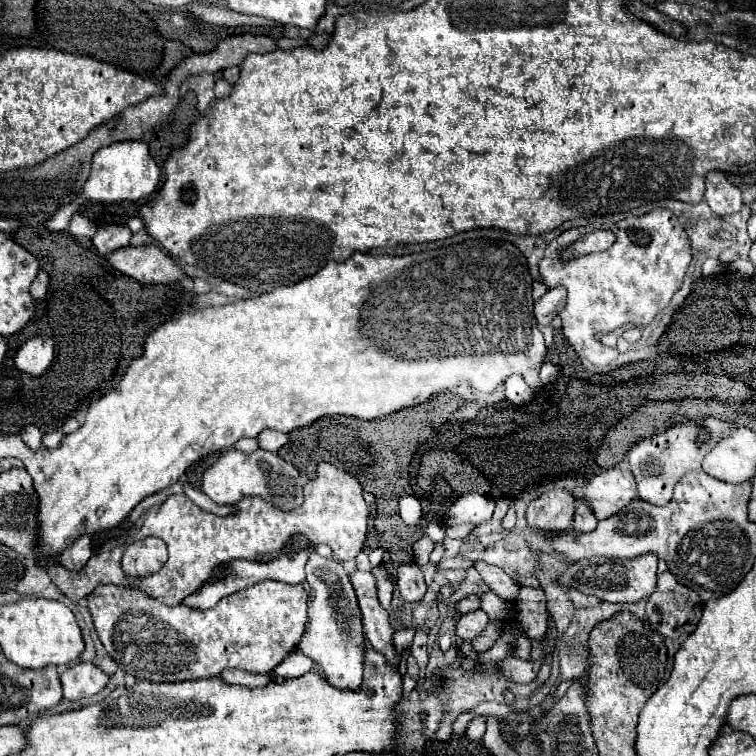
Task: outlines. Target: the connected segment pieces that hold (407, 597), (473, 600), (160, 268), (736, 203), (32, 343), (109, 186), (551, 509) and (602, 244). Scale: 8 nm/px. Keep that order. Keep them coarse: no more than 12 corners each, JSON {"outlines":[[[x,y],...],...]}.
{"outlines":[[[418,564],[398,568],[398,590],[404,602],[420,602],[426,594]],[[468,596],[458,602],[460,614],[480,608],[480,596]],[[152,244],[104,258],[140,284],[172,284],[182,268]],[[724,172],[706,176],[710,210],[718,216],[740,212],[740,188]],[[32,338],[14,356],[20,372],[40,376],[54,358],[52,338]],[[148,144],[100,148],[82,202],[136,202],[160,170]],[[550,490],[530,502],[528,528],[560,534],[572,528],[576,500]],[[596,230],[563,249],[566,262],[610,248],[616,236]]]}

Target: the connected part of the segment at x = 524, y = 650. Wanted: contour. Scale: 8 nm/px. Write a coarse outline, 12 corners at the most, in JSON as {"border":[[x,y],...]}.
{"border":[[518,636],[512,656],[530,658],[530,638]]}

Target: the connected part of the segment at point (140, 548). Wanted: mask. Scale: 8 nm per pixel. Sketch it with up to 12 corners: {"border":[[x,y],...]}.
{"border":[[158,538],[130,544],[122,568],[130,576],[154,574],[166,562]]}

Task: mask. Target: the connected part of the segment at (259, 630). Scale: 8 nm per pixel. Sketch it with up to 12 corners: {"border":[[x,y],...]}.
{"border":[[263,580],[210,610],[142,590],[88,596],[140,680],[272,672],[306,630],[302,584]]}

